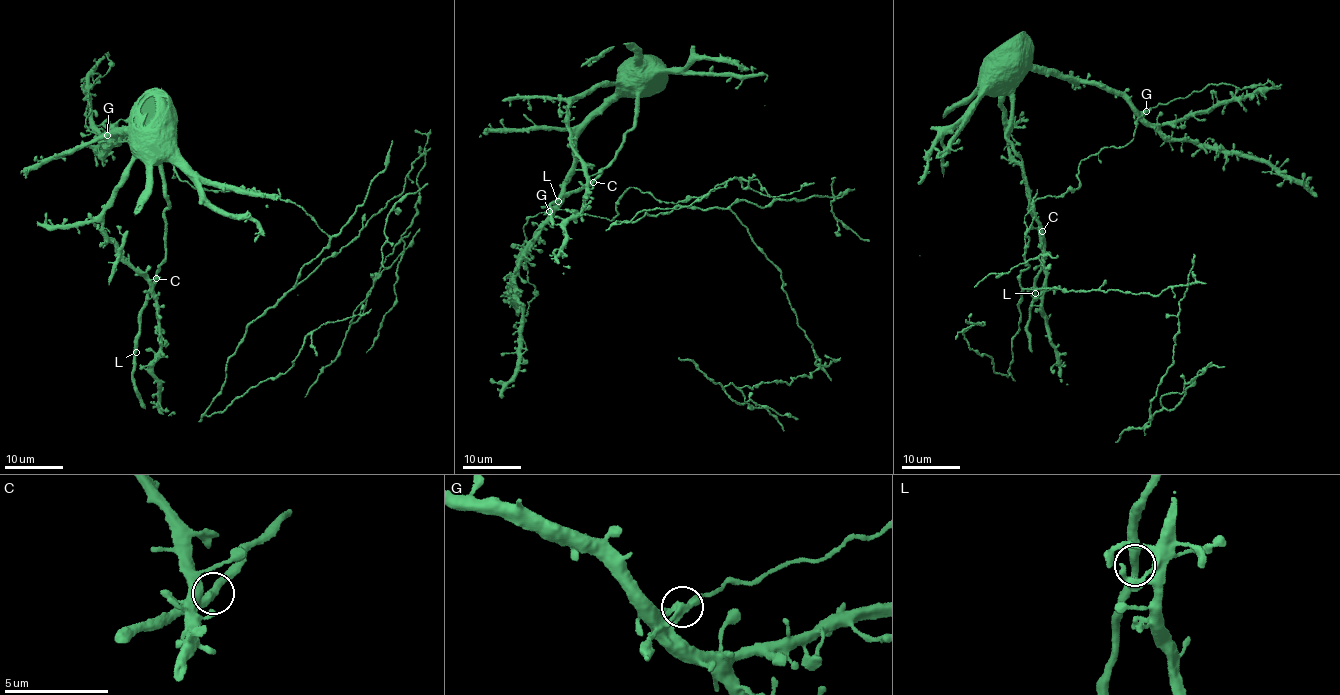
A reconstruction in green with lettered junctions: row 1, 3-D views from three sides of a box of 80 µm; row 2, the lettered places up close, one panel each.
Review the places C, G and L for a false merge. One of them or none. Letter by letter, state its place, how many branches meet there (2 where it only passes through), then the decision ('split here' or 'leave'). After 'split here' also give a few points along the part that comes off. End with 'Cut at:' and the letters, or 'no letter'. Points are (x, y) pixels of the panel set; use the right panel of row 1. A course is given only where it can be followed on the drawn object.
C: place (1042, 231); branches 2; leave
G: place (1146, 111); branches 2; leave
L: place (1035, 293); branches 2; leave
Cut at: no letter

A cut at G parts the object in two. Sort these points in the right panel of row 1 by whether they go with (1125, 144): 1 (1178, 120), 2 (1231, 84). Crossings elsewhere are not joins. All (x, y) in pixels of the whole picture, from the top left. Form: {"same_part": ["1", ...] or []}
{"same_part": ["1"]}

